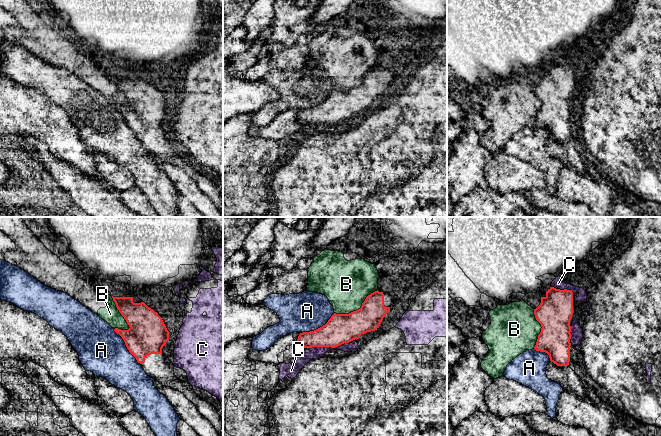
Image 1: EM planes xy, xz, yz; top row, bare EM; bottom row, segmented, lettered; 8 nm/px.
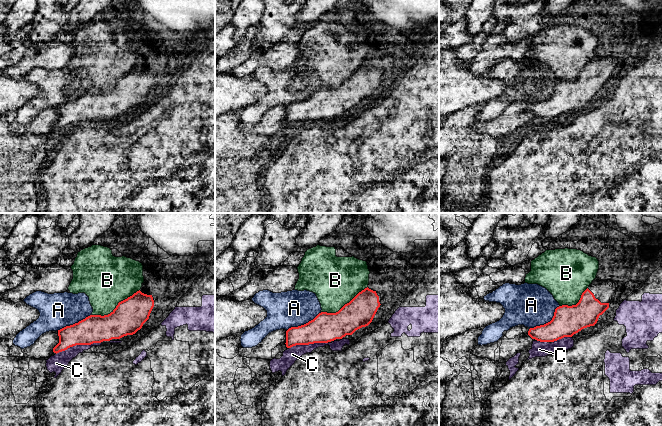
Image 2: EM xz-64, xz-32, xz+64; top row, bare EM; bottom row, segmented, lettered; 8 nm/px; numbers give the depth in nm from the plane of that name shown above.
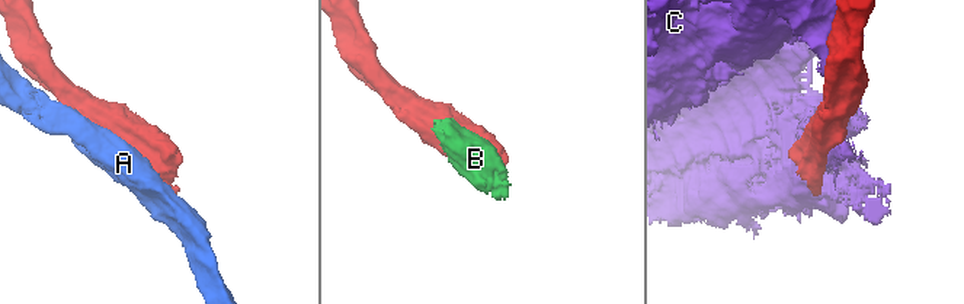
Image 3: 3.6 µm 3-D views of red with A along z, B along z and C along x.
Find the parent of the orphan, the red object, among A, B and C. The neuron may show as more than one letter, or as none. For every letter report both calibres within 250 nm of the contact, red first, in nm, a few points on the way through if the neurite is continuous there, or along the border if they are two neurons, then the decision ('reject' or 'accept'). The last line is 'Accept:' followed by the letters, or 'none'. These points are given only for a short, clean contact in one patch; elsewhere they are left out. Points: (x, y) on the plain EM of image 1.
A: calibres 320 and 380 nm; reject
B: calibres 240 and 380 nm; reject
C: calibres 240 and 110 nm; reject
Accept: none

